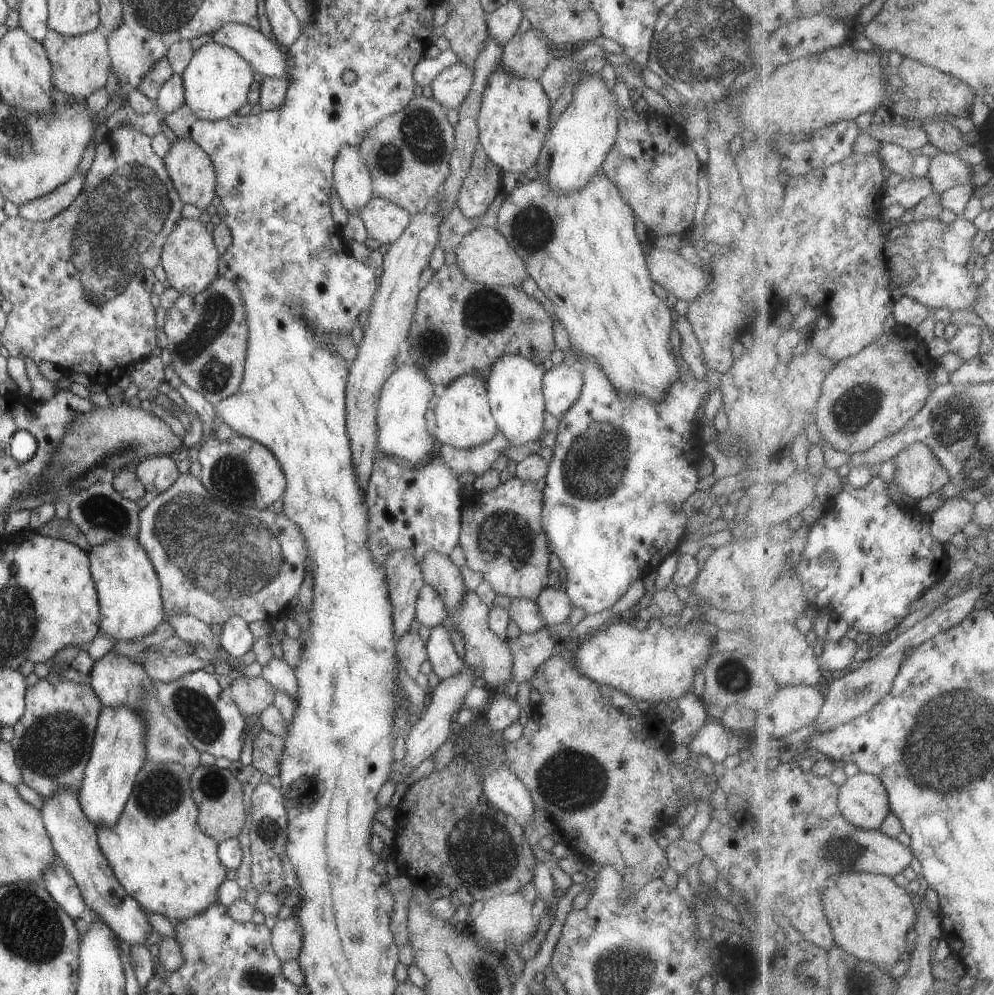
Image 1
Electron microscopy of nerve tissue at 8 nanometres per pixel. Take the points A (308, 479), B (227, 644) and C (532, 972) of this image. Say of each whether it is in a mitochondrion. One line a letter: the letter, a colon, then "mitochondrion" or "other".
A: other
B: other
C: other

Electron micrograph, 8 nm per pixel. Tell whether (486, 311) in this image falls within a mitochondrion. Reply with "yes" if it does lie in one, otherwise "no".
yes

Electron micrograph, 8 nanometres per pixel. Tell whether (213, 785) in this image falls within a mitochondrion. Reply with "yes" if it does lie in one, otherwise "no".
yes

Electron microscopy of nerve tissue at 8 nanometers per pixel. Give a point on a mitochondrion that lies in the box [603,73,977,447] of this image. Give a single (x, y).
(858, 406)

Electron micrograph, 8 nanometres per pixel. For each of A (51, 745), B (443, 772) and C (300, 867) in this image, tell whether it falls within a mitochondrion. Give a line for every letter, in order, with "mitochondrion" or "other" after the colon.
A: mitochondrion
B: other
C: other

